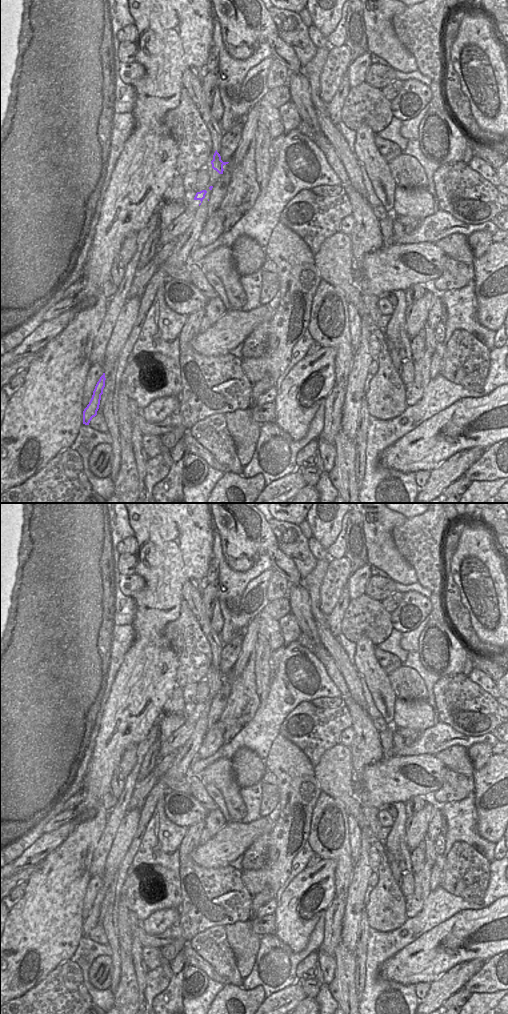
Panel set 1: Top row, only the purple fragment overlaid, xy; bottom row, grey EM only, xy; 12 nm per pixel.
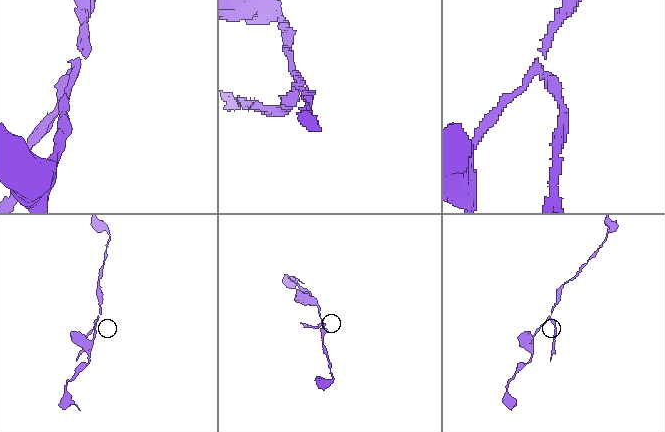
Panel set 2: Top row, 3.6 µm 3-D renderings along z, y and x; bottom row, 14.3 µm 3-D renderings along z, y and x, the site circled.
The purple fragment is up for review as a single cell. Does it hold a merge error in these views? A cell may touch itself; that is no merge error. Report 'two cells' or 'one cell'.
two cells

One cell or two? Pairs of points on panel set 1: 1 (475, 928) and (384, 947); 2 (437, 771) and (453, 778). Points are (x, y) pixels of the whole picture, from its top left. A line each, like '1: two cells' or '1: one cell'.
1: two cells
2: two cells

